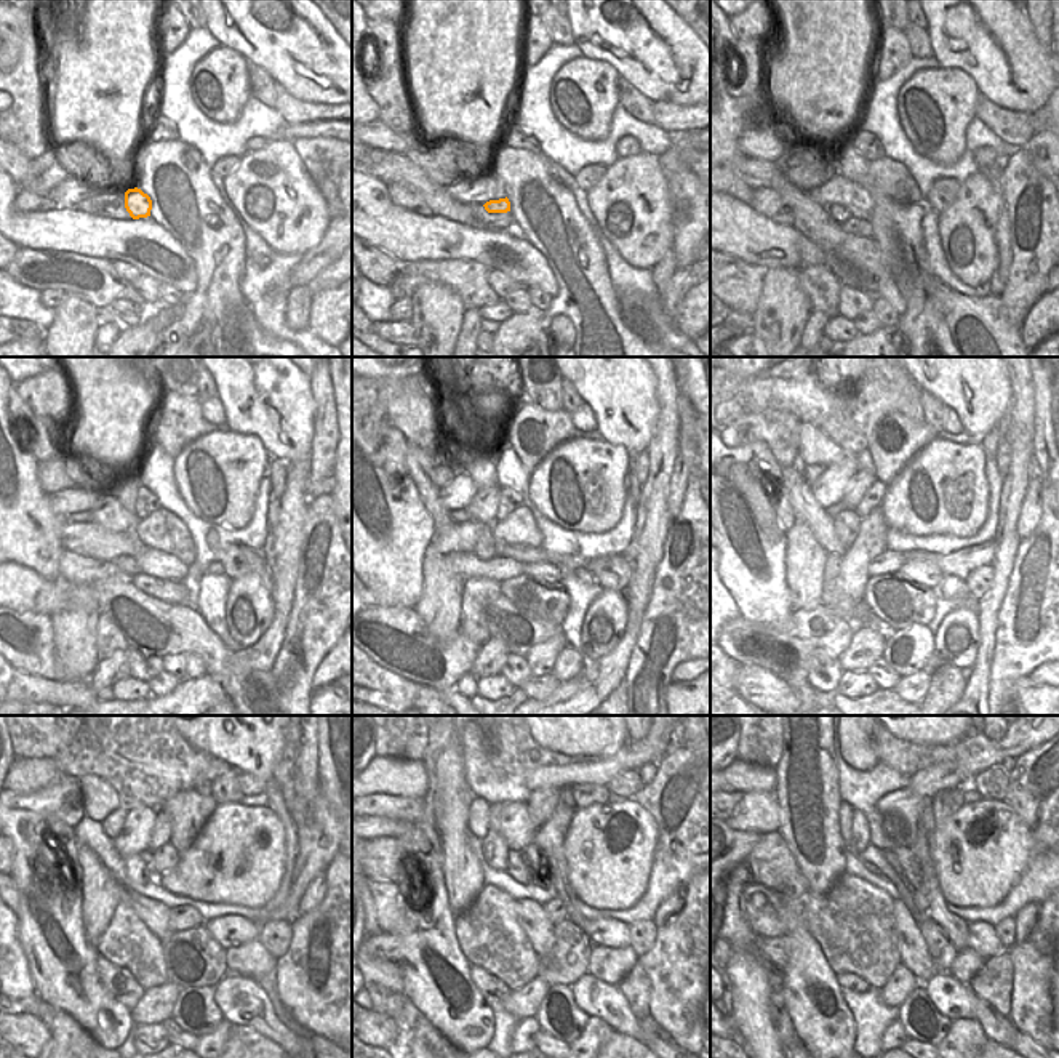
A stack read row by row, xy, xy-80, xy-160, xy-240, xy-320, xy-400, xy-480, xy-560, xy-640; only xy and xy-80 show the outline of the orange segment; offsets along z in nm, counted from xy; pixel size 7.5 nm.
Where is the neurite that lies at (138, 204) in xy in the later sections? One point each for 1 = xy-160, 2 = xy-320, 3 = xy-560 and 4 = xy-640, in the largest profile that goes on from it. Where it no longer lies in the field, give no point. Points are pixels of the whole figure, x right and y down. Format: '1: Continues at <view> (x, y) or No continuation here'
1: Continues at xy-160 (840, 213)
2: Continues at xy-320 (482, 551)
3: Continues at xy-560 (495, 849)
4: Continues at xy-640 (859, 841)

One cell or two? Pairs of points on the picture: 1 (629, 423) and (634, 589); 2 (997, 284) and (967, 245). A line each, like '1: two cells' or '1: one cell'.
1: two cells
2: two cells

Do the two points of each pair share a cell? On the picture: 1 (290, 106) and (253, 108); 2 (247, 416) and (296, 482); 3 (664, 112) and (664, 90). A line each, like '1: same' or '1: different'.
1: different
2: different
3: different

